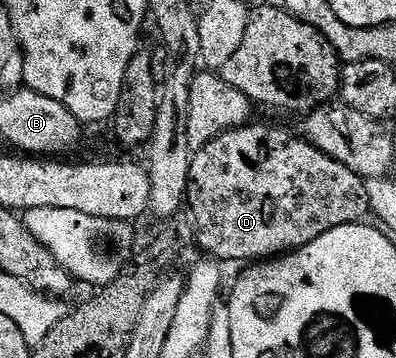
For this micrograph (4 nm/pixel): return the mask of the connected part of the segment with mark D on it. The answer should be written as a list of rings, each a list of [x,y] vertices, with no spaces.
[[[249,124],[247,126],[239,126],[236,130],[227,130],[222,136],[210,140],[210,144],[206,144],[201,150],[193,153],[192,163],[190,164],[190,176],[188,177],[186,206],[189,211],[192,209],[190,214],[197,228],[194,239],[195,245],[200,245],[208,253],[205,255],[209,259],[219,260],[221,263],[244,262],[240,264],[252,264],[257,260],[275,258],[294,250],[301,250],[306,244],[318,240],[318,236],[322,236],[334,228],[355,225],[363,219],[361,217],[364,213],[367,215],[371,211],[367,181],[351,172],[350,168],[346,168],[346,164],[338,164],[338,160],[326,156],[321,150],[305,142],[303,137],[296,135],[295,138],[288,130],[275,130],[272,126],[256,125]]]

